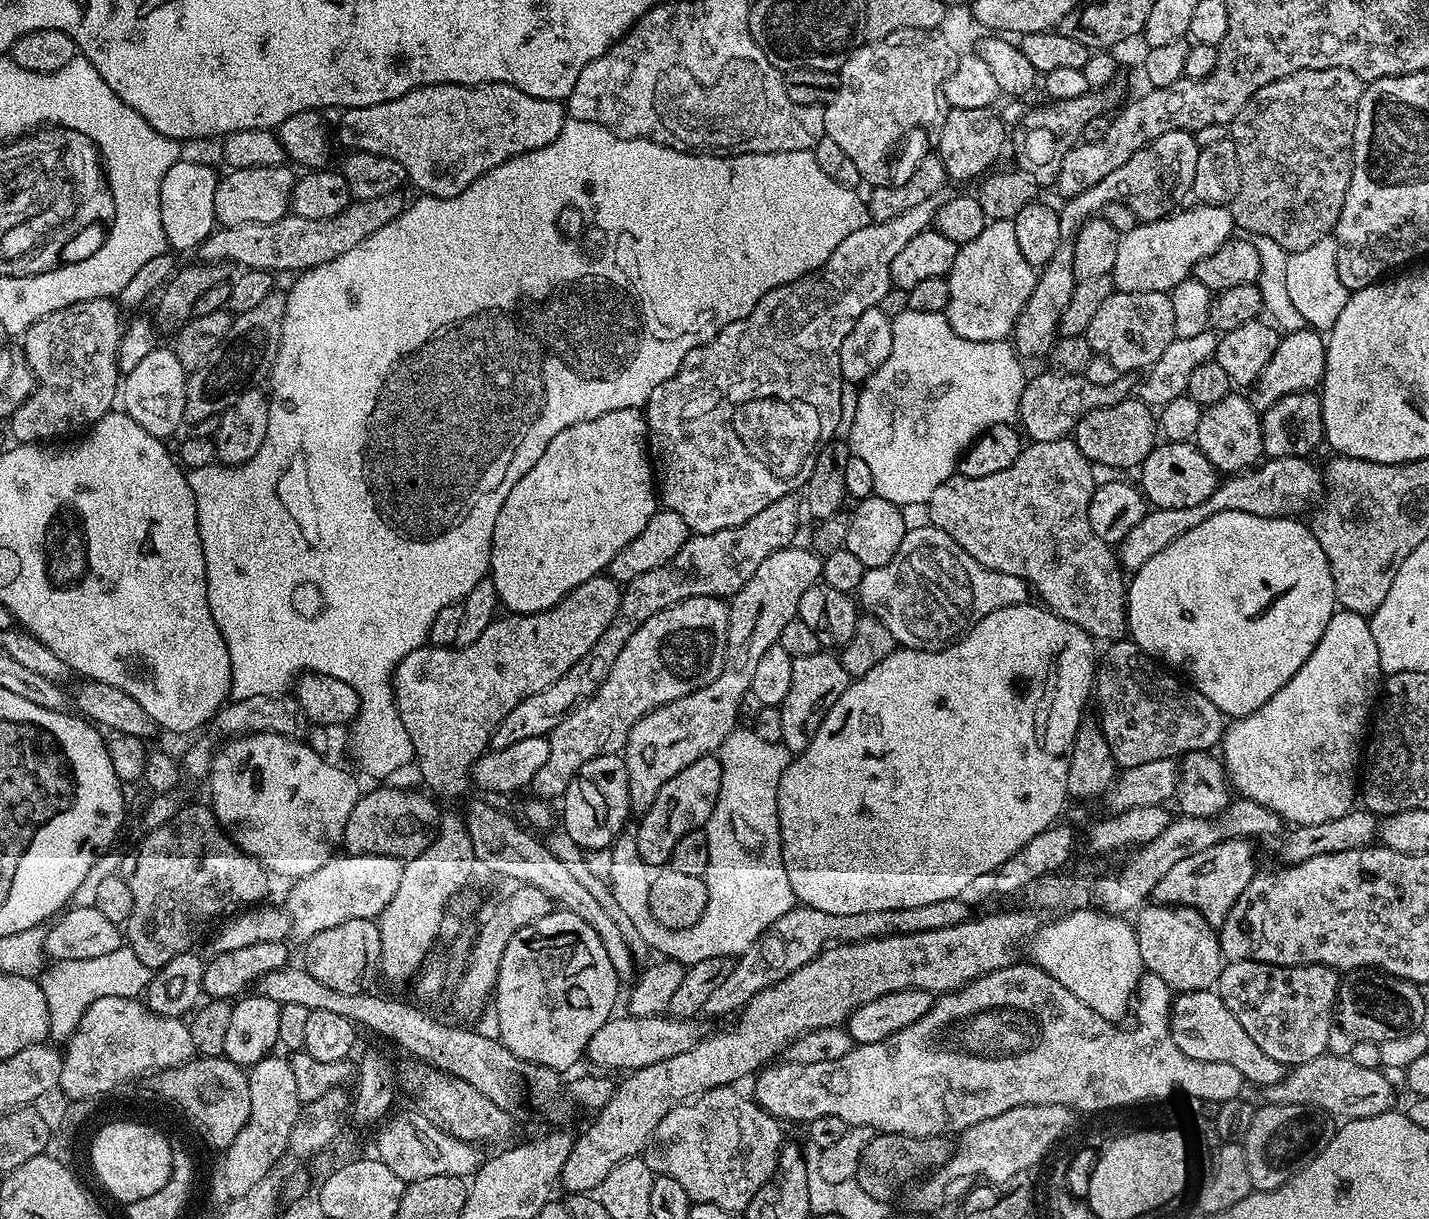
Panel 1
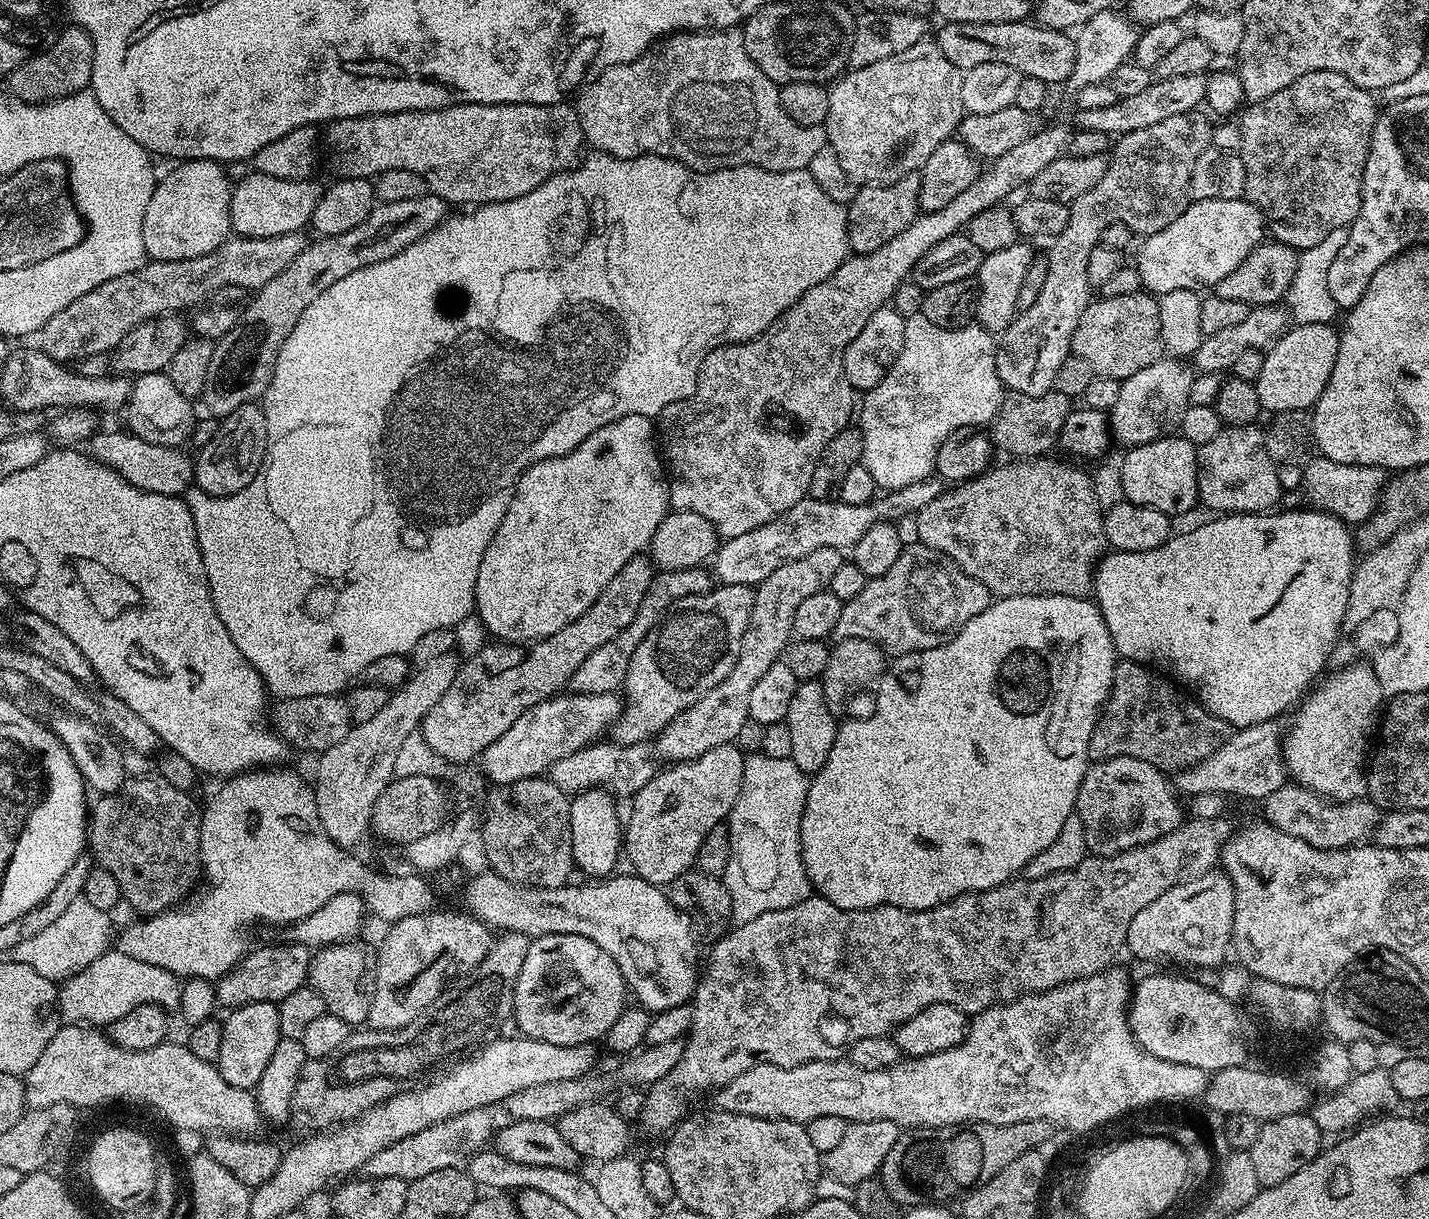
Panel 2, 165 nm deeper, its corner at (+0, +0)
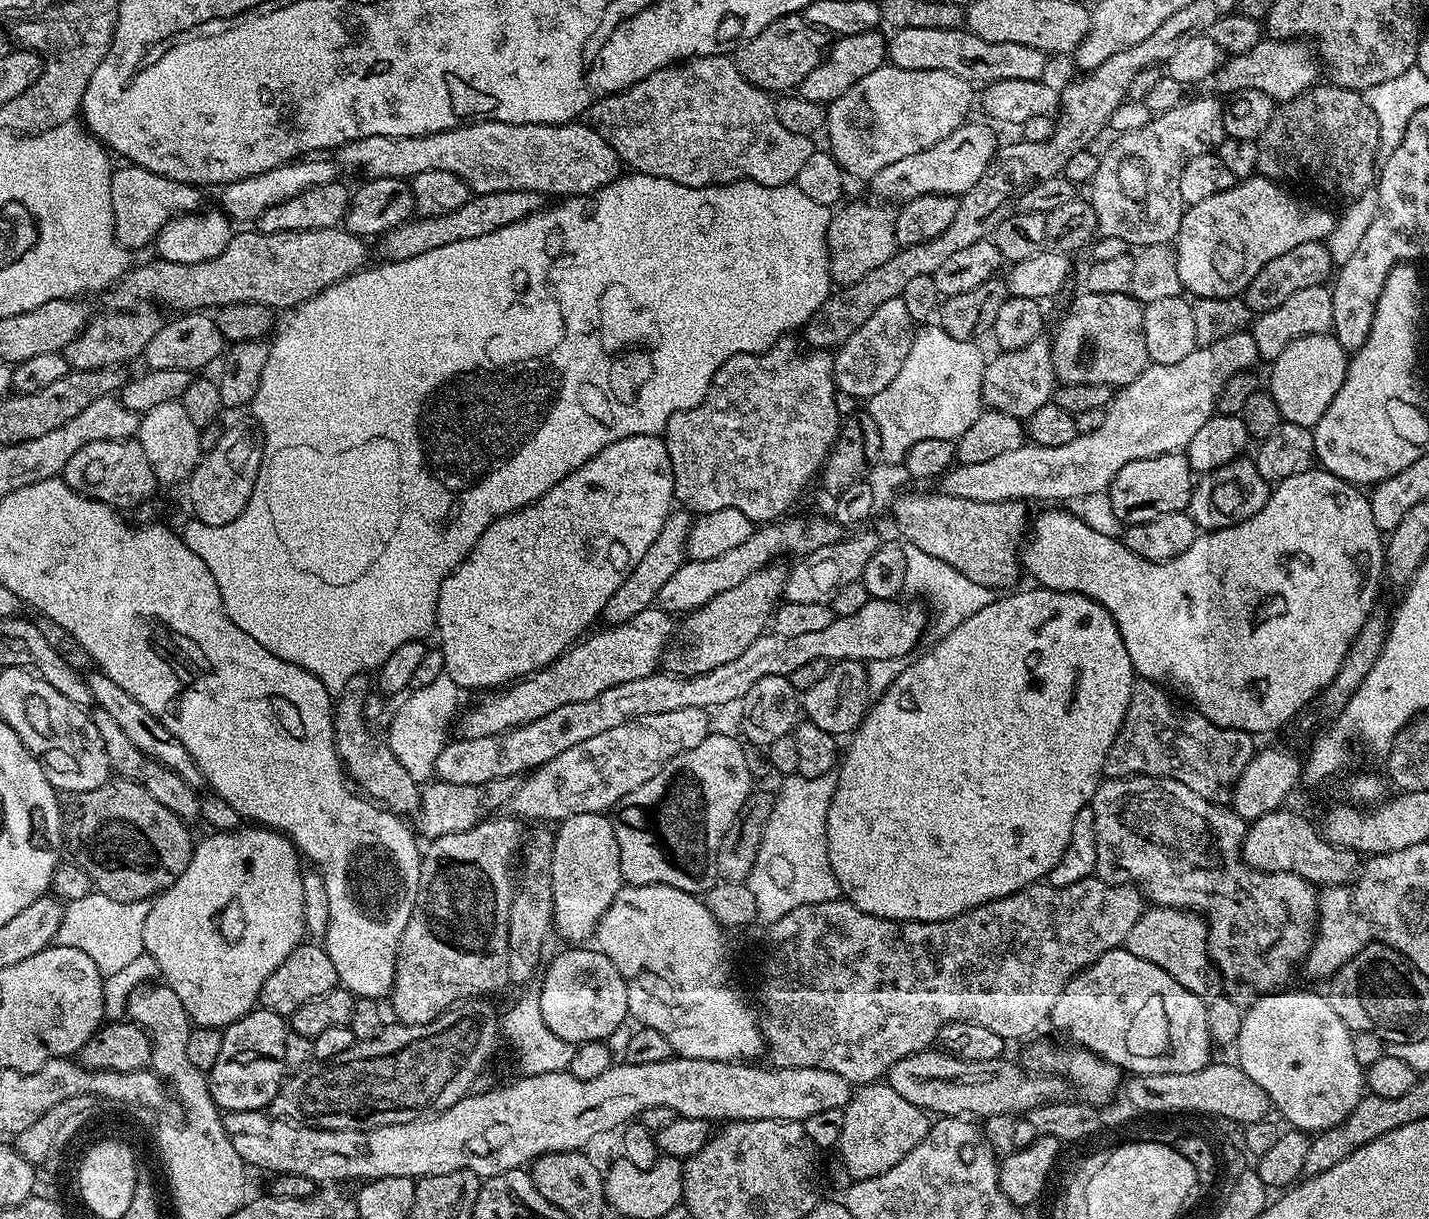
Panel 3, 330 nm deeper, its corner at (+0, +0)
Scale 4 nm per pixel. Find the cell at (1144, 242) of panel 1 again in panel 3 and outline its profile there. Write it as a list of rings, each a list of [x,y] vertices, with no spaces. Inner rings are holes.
[[[1253,174],[1230,190],[1222,190],[1222,194],[1214,194],[1214,198],[1205,198],[1191,205],[1185,211],[1174,241],[1181,289],[1185,293],[1193,292],[1196,298],[1239,297],[1250,278],[1254,278],[1254,274],[1258,274],[1258,270],[1262,270],[1270,258],[1278,258],[1278,254],[1286,254],[1286,250],[1294,250],[1294,246],[1302,246],[1302,242],[1327,241],[1337,217],[1331,216],[1324,208],[1311,208],[1295,200],[1287,190],[1275,180]]]

